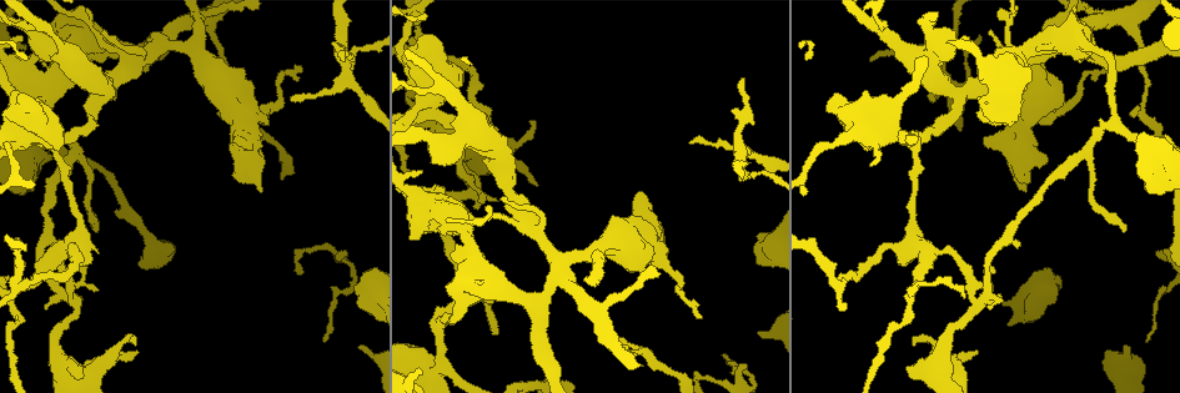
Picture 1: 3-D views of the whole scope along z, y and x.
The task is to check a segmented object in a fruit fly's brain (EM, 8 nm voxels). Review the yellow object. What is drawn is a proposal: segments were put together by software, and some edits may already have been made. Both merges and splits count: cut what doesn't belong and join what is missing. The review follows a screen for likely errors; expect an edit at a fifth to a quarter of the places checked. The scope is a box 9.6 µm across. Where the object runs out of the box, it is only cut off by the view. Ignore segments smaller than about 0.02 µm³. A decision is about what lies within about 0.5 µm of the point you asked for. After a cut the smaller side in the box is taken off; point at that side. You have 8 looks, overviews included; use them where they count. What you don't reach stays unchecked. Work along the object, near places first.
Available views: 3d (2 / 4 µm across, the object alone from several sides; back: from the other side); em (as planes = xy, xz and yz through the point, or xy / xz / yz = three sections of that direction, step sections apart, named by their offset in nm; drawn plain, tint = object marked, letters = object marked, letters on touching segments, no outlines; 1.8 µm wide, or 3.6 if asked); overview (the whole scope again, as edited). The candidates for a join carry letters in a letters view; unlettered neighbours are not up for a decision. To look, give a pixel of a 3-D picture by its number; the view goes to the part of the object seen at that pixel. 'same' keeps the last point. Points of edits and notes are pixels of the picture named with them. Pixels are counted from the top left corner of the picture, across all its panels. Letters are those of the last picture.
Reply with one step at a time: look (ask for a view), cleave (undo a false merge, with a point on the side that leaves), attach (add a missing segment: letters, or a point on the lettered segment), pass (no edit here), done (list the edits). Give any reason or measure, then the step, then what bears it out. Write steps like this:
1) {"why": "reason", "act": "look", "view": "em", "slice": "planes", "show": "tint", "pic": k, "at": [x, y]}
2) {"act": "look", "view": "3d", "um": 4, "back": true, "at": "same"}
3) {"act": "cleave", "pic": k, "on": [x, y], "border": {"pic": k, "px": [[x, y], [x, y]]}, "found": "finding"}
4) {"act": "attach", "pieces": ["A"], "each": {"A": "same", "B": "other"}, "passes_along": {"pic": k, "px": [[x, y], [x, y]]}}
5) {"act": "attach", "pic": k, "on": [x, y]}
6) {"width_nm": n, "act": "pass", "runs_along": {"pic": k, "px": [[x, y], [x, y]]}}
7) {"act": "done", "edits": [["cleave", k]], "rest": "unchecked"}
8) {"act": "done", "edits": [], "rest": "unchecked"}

{"why": "thick turns thin", "act": "look", "view": "em", "um": 3.6, "slice": "planes", "show": "letters", "pic": 1, "at": [635, 249]}

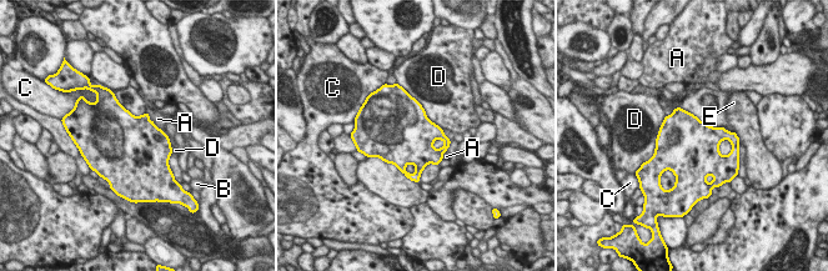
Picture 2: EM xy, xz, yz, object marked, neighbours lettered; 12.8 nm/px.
{"width_nm": 750, "longest_contact_nm": ["D", 600], "act": "pass", "each": {"A": "other", "B": "other", "C": "other", "D": "other", "E": "other"}, "found": "one neuron here"}

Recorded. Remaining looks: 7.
{"why": "long arm stops here", "act": "look", "view": "em", "slice": "planes", "show": "letters", "pic": 1, "at": [699, 316]}

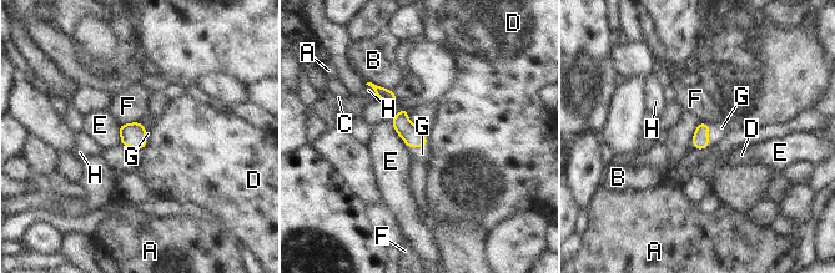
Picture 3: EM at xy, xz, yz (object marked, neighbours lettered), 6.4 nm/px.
{"act": "attach", "pieces": ["G"], "each": {"A": "other", "B": "other", "C": "other", "D": "other", "E": "other", "F": "other", "G": "same", "H": "other"}, "passes_along": {"pic": 3, "px": [[406, 130], [413, 146], [422, 153]]}, "found": "the neuron continues"}

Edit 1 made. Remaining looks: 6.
{"why": "sharp bend", "act": "look", "view": "3d", "um": 2, "pic": 1, "at": [298, 256]}

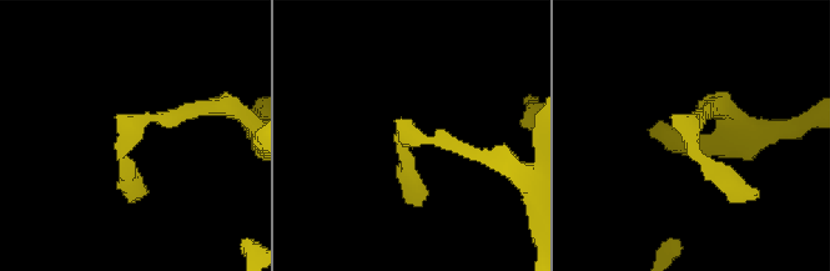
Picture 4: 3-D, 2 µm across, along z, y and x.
{"act": "look", "view": "em", "slice": "planes", "show": "plain", "pic": 4, "at": [123, 147]}

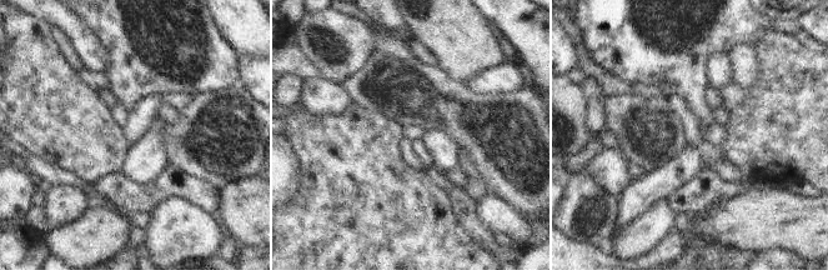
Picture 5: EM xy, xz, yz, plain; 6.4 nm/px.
{"act": "look", "view": "em", "slice": "planes", "show": "letters", "at": "same"}

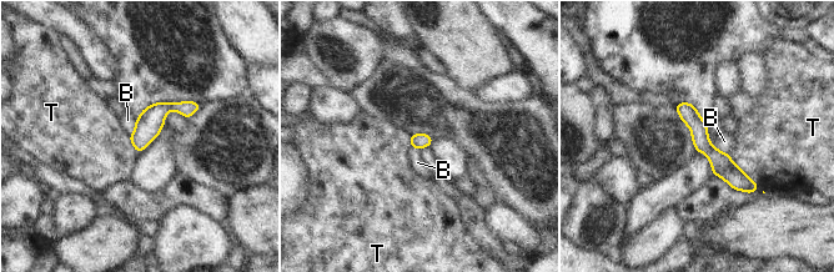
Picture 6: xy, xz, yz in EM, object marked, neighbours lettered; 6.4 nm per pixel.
{"width_nm": 100, "longest_contact_nm": ["T", 300], "act": "pass", "each": {"B": "other", "T": "other"}, "found": "all the same neuron"}

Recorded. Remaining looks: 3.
{"act": "done", "edits": [["attach", 3]], "rest": "unchecked"}

